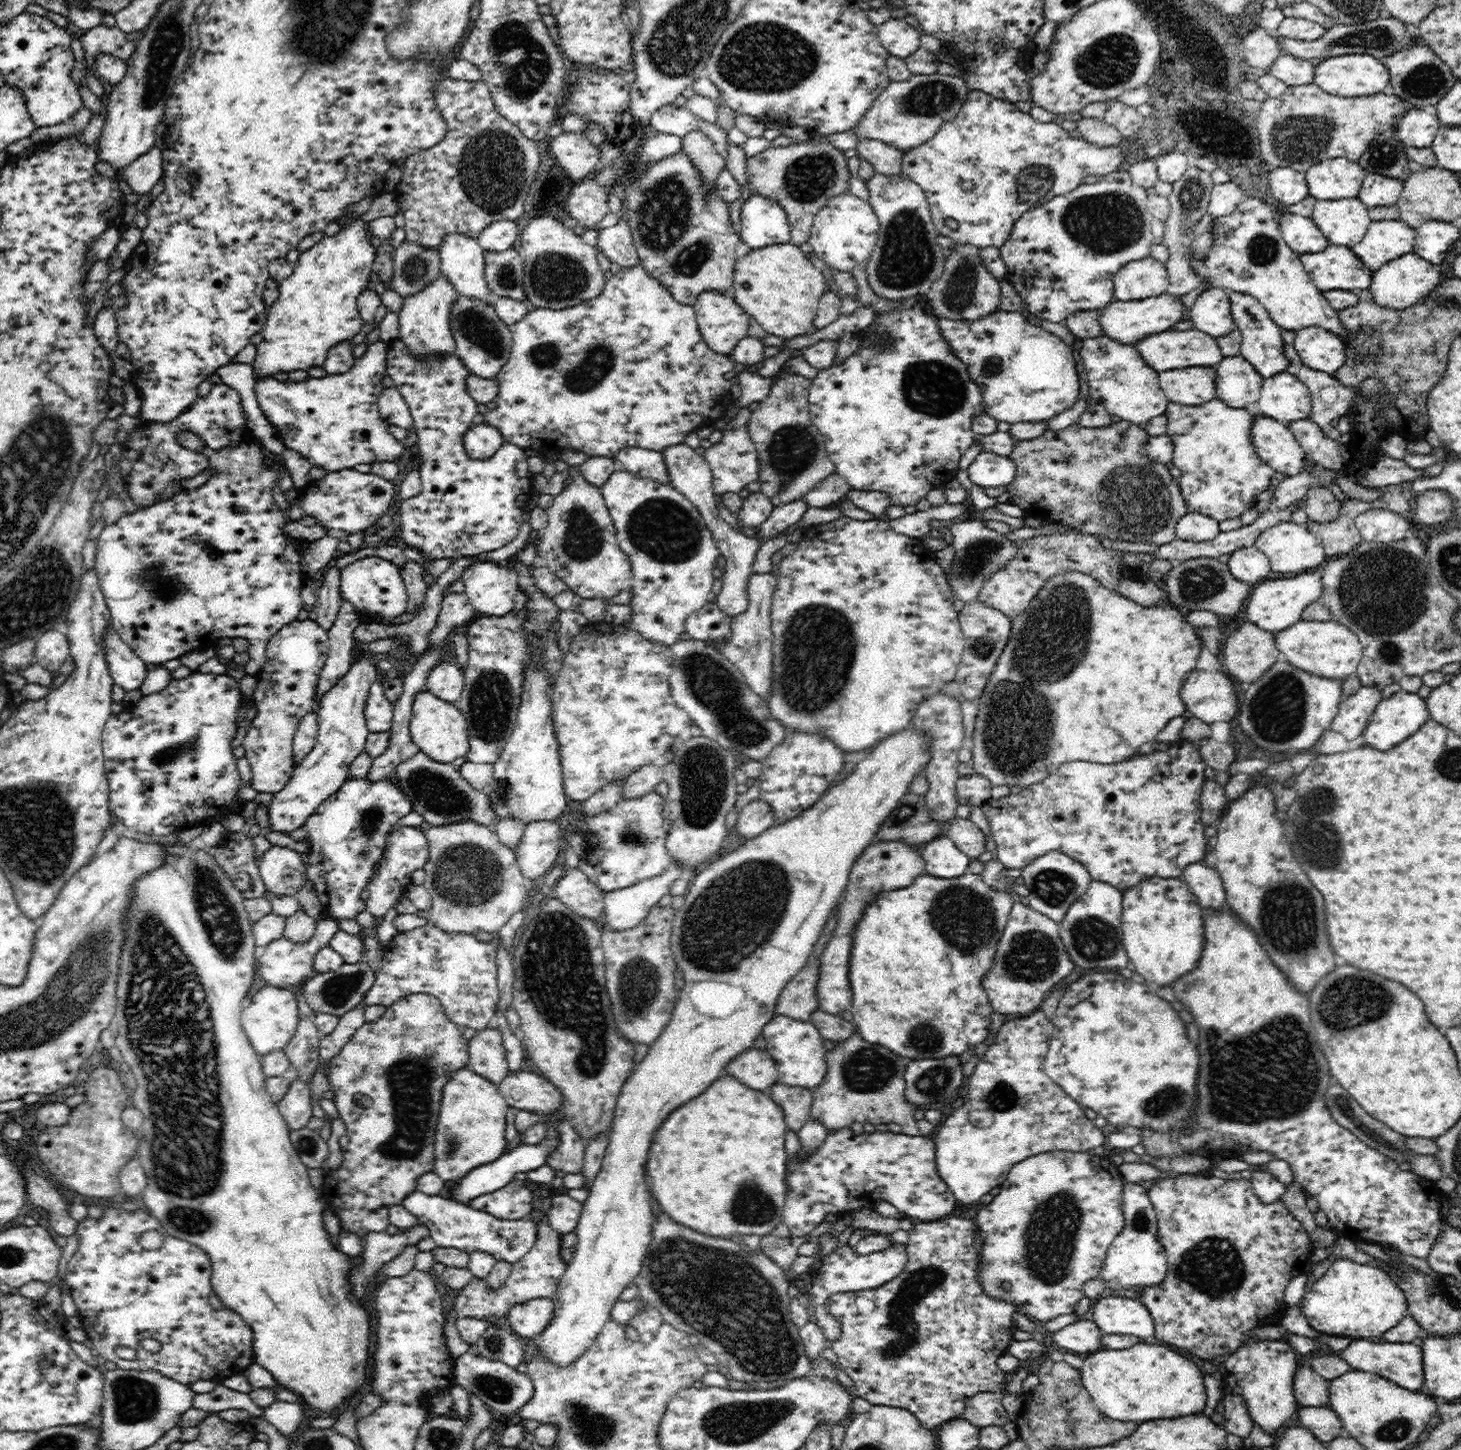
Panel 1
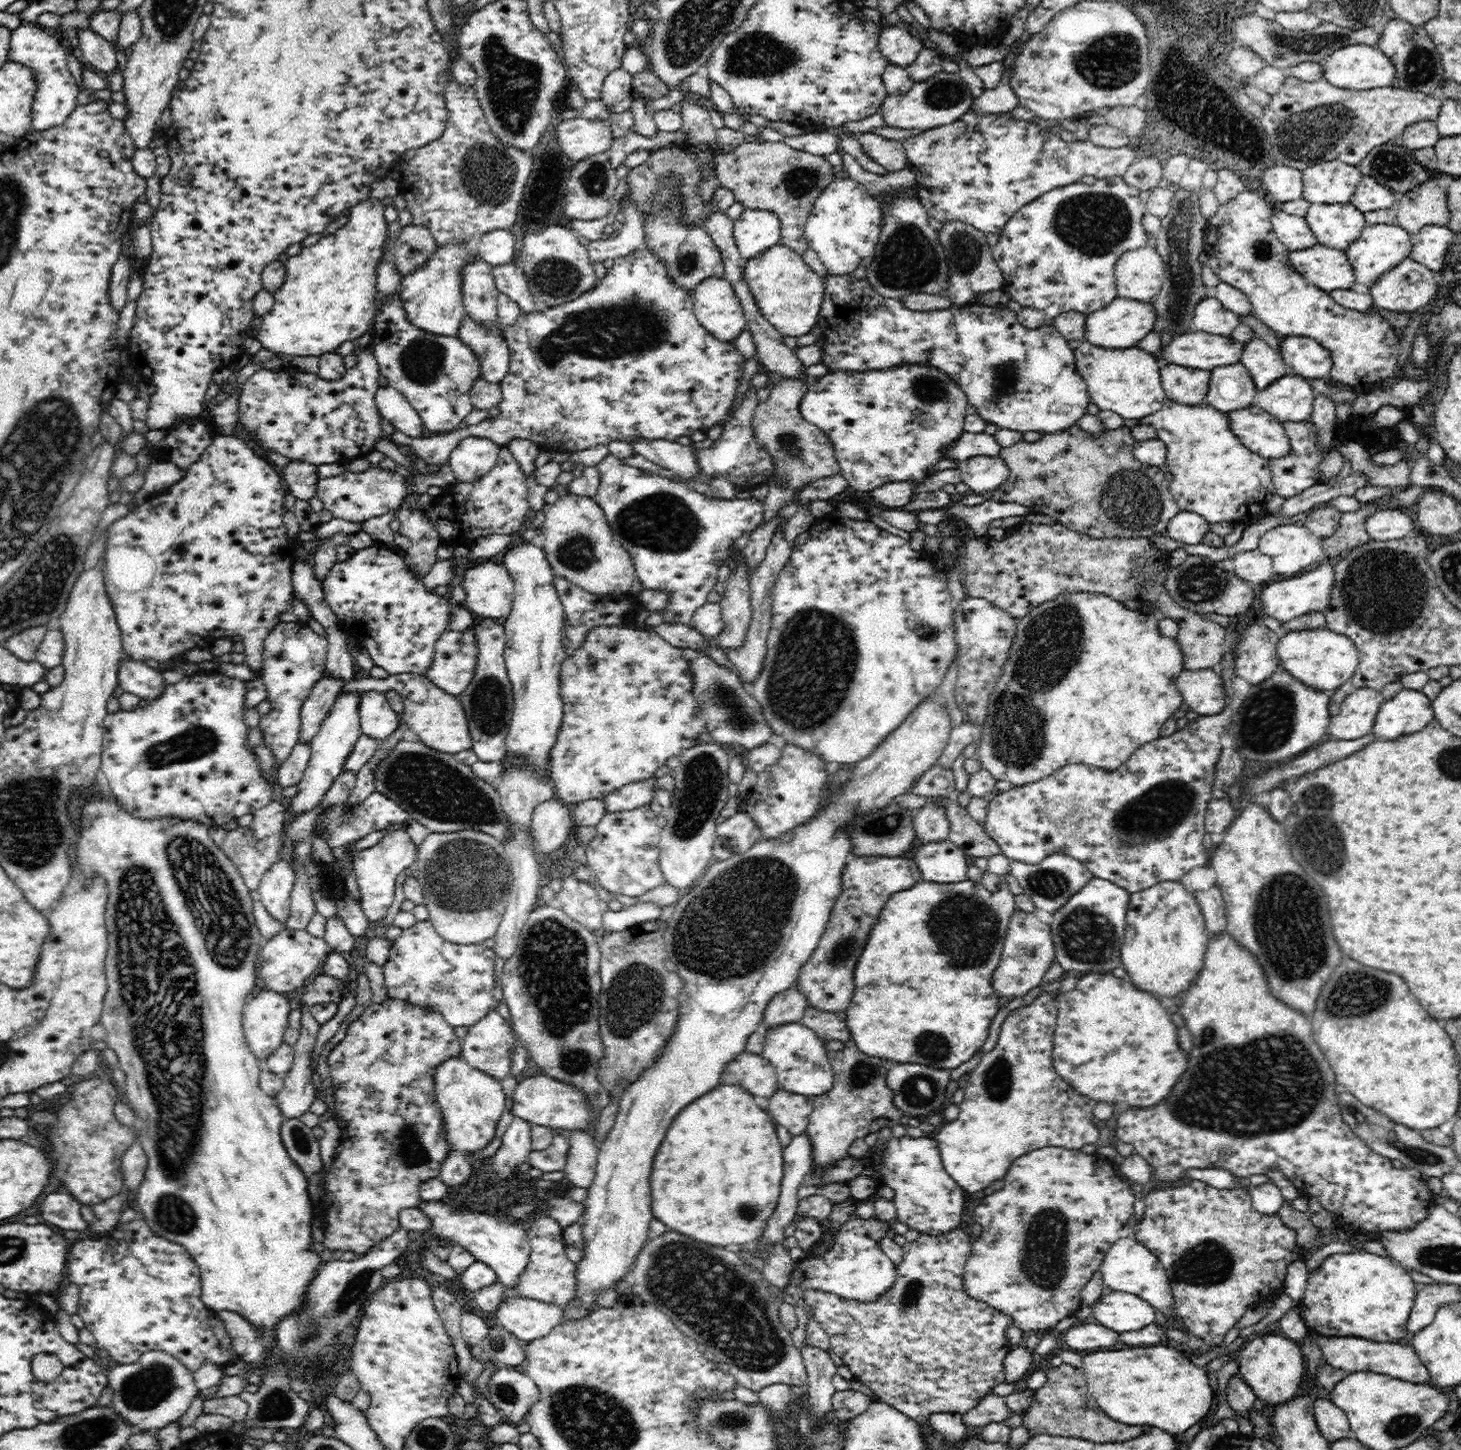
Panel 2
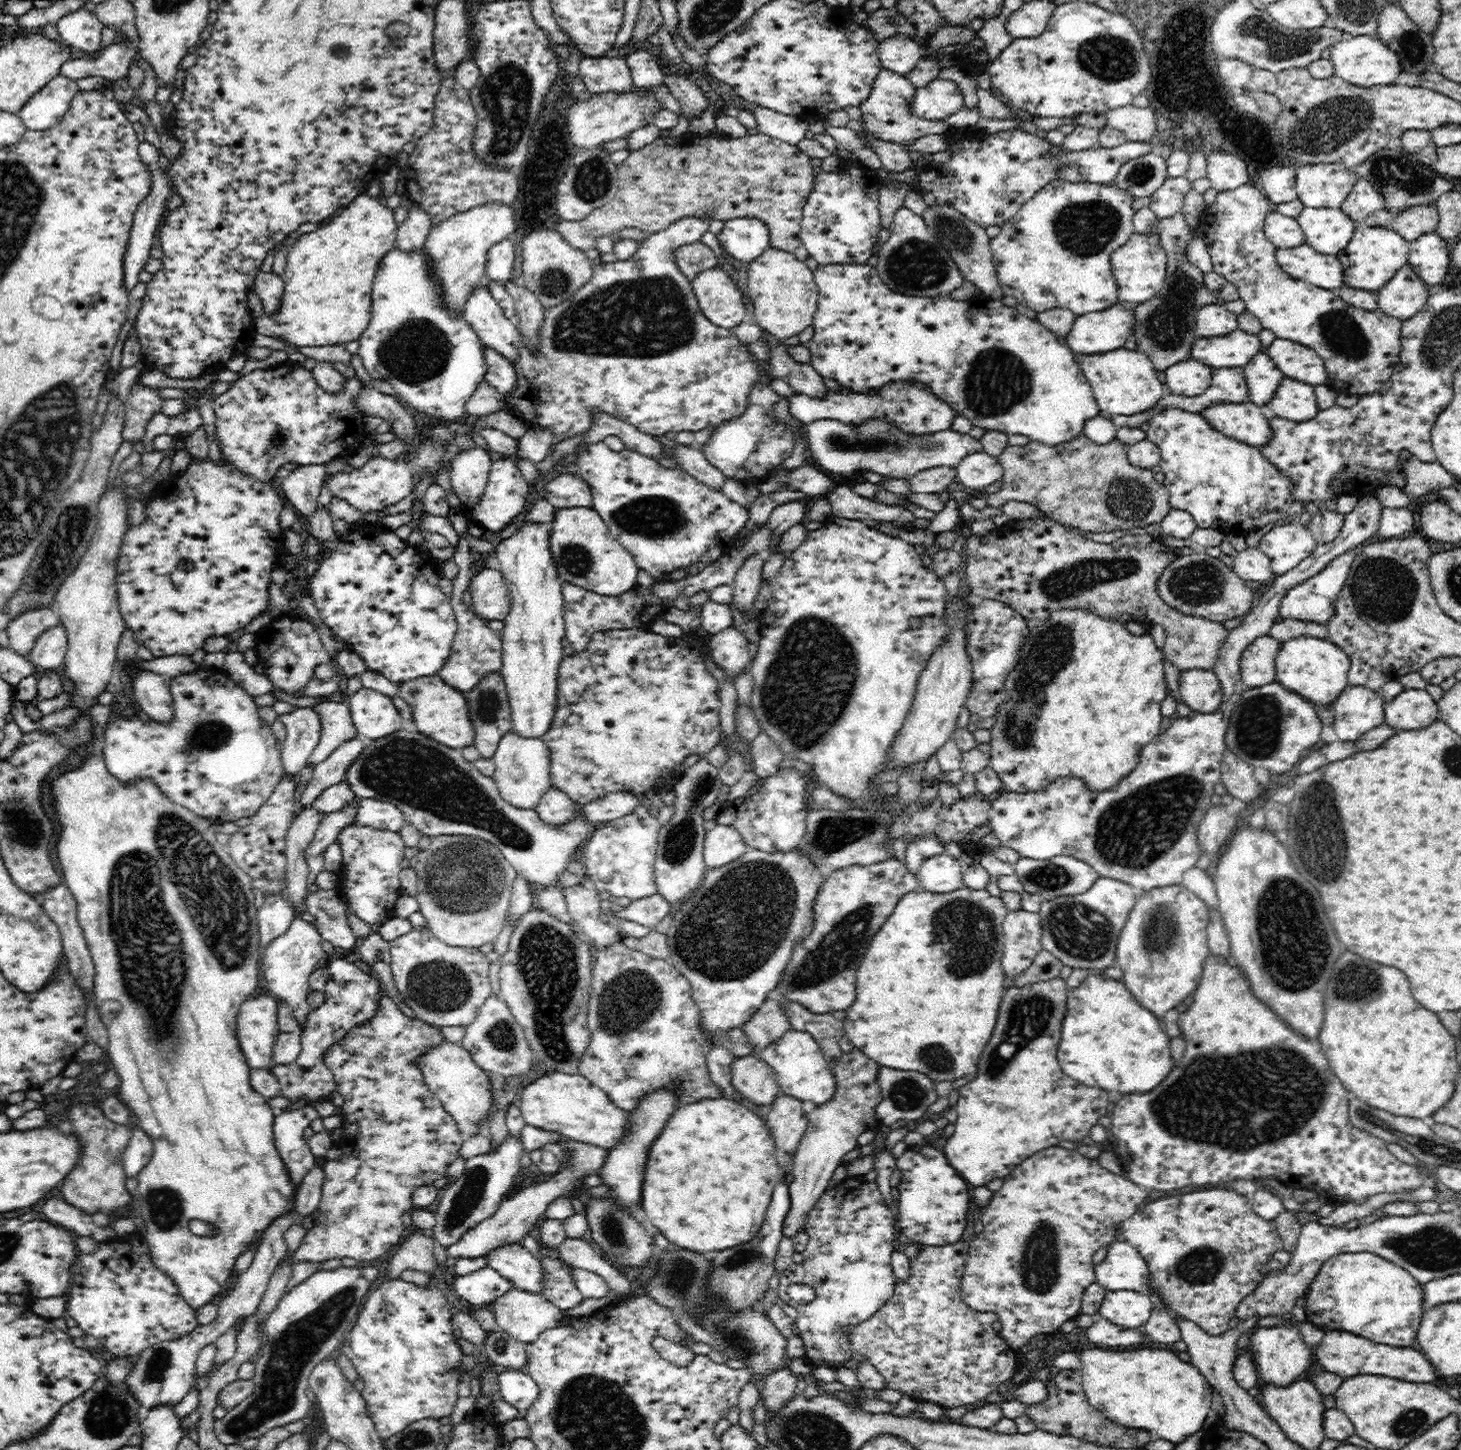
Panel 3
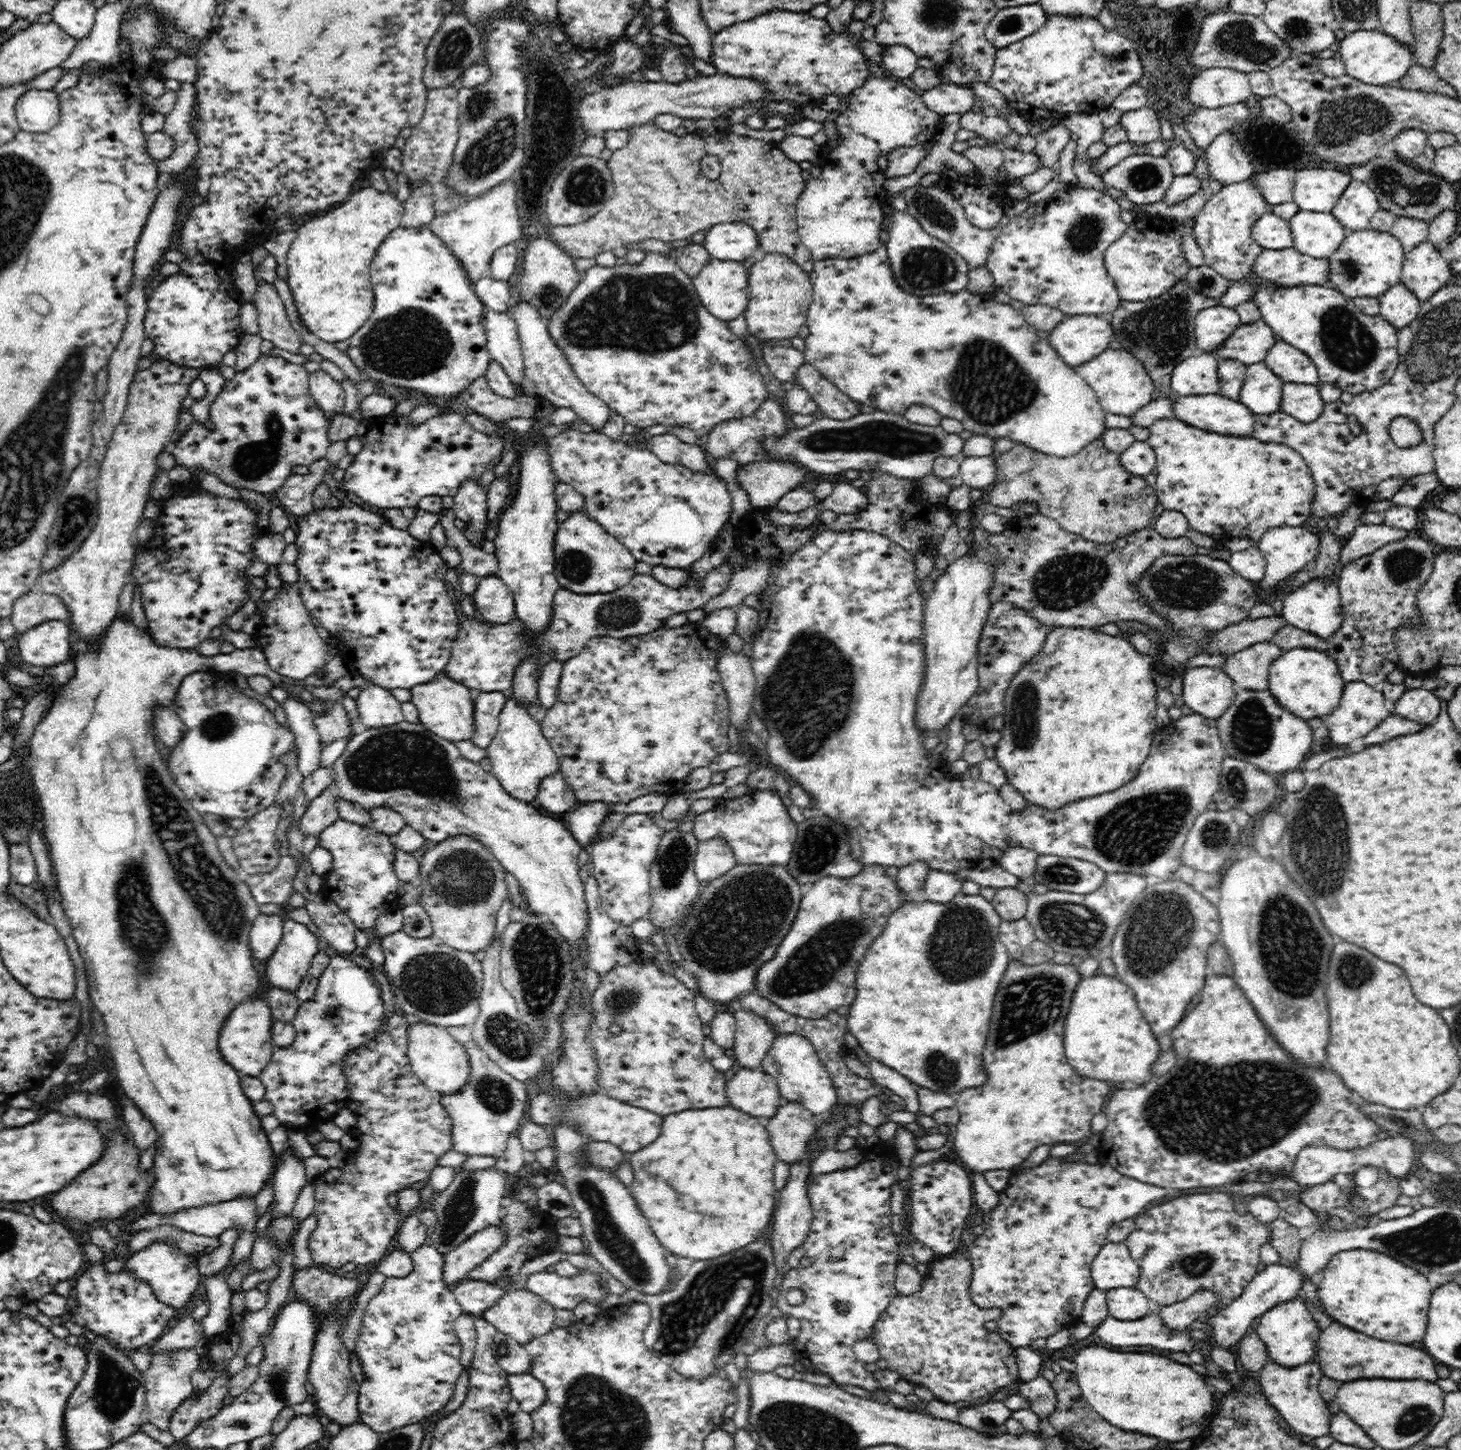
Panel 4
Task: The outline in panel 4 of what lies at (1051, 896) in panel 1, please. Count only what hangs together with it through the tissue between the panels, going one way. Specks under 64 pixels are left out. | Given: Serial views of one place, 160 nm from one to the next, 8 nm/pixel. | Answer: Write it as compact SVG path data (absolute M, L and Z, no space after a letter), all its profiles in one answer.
M1038 855L1035 870L1036 872L1034 872L1032 880L1031 878L1026 878L1026 880L1023 880L1024 883L1030 885L1034 883L1042 884L1048 890L1071 892L1074 894L1090 894L1098 890L1100 885L1104 884L1107 876L1104 870L1087 860L1062 858L1061 856L1052 855Z

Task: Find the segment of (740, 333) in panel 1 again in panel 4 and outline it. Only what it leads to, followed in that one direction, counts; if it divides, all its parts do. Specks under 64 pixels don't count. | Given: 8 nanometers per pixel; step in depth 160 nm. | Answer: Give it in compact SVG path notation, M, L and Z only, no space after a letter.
M711 259L702 271L693 279L693 286L702 305L717 319L724 323L743 315L750 298L748 294L748 272L743 262Z

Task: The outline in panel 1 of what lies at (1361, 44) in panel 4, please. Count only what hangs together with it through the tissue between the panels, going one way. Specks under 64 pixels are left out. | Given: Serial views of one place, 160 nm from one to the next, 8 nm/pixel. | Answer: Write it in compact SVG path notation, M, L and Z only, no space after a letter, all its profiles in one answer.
M1348 53L1325 58L1320 62L1315 67L1313 82L1328 94L1352 98L1382 92L1388 86L1389 78L1389 70L1383 60L1364 53Z

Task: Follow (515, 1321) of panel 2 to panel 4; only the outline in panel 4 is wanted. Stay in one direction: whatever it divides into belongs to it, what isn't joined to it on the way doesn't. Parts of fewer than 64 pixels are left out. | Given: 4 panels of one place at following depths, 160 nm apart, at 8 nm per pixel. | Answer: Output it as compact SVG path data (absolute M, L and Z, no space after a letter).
M527 1289L511 1291L481 1316L522 1345L544 1336L554 1326L554 1307Z

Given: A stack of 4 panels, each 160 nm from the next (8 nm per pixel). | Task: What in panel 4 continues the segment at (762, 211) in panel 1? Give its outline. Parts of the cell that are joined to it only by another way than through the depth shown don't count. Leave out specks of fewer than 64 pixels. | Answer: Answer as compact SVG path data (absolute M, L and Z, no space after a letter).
M720 223L711 226L702 242L711 259L742 263L759 254L758 235L752 226L743 223Z

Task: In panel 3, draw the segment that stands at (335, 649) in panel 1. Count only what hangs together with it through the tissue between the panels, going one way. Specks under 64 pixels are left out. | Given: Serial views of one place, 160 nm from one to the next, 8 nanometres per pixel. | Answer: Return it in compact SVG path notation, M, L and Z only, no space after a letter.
M306 707L294 709L287 715L277 714L275 720L283 722L286 726L286 741L279 748L286 776L291 776L294 779L304 769L308 758L310 758L311 753L316 749L316 745L320 741L320 728L322 728L320 715L314 713L312 707Z

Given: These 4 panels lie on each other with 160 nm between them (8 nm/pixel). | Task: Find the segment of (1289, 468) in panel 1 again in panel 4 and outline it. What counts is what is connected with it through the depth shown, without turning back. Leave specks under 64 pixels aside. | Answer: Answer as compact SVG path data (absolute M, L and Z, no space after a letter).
M1219 394L1174 396L1172 414L1193 427L1226 436L1252 436L1255 414L1238 401Z

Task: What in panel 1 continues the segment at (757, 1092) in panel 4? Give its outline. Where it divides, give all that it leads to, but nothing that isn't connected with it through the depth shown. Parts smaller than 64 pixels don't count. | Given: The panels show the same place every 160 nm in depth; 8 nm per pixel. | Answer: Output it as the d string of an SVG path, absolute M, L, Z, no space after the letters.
M752 1048L741 1052L725 1066L728 1075L732 1075L742 1084L768 1092L769 1086L777 1082L778 1067L766 1050Z

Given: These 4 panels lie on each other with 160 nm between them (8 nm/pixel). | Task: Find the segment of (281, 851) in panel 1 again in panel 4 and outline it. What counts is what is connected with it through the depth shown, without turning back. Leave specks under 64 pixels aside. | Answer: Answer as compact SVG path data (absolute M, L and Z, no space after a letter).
M260 914L256 917L254 924L248 934L248 943L252 958L266 962L282 940L284 920L277 914Z

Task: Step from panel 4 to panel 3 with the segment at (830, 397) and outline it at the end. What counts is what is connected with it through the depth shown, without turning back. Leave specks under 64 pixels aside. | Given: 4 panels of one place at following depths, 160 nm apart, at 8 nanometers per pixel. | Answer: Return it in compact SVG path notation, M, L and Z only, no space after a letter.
M763 332L762 339L769 344L772 356L769 360L770 374L773 377L782 378L795 394L816 398L828 396L829 390L824 385L823 376L811 364L798 362L788 355L789 345L766 332Z

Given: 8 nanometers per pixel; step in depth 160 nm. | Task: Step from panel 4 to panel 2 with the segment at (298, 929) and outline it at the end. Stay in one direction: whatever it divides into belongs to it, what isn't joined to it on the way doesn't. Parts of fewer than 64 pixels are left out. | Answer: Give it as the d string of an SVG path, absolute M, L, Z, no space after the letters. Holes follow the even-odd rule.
M284 928L280 934L268 939L259 950L258 974L266 989L279 993L294 992L321 972L330 950L329 944L323 938L312 936L306 929ZM300 1002L300 1007L302 1007L300 1010L302 1029L293 1046L295 1059L292 1068L284 1076L284 1086L275 1096L276 1104L286 1119L299 1119L302 1114L306 1114L315 1101L316 1095L310 1060L321 1025L311 1015L309 1007L304 1002Z

